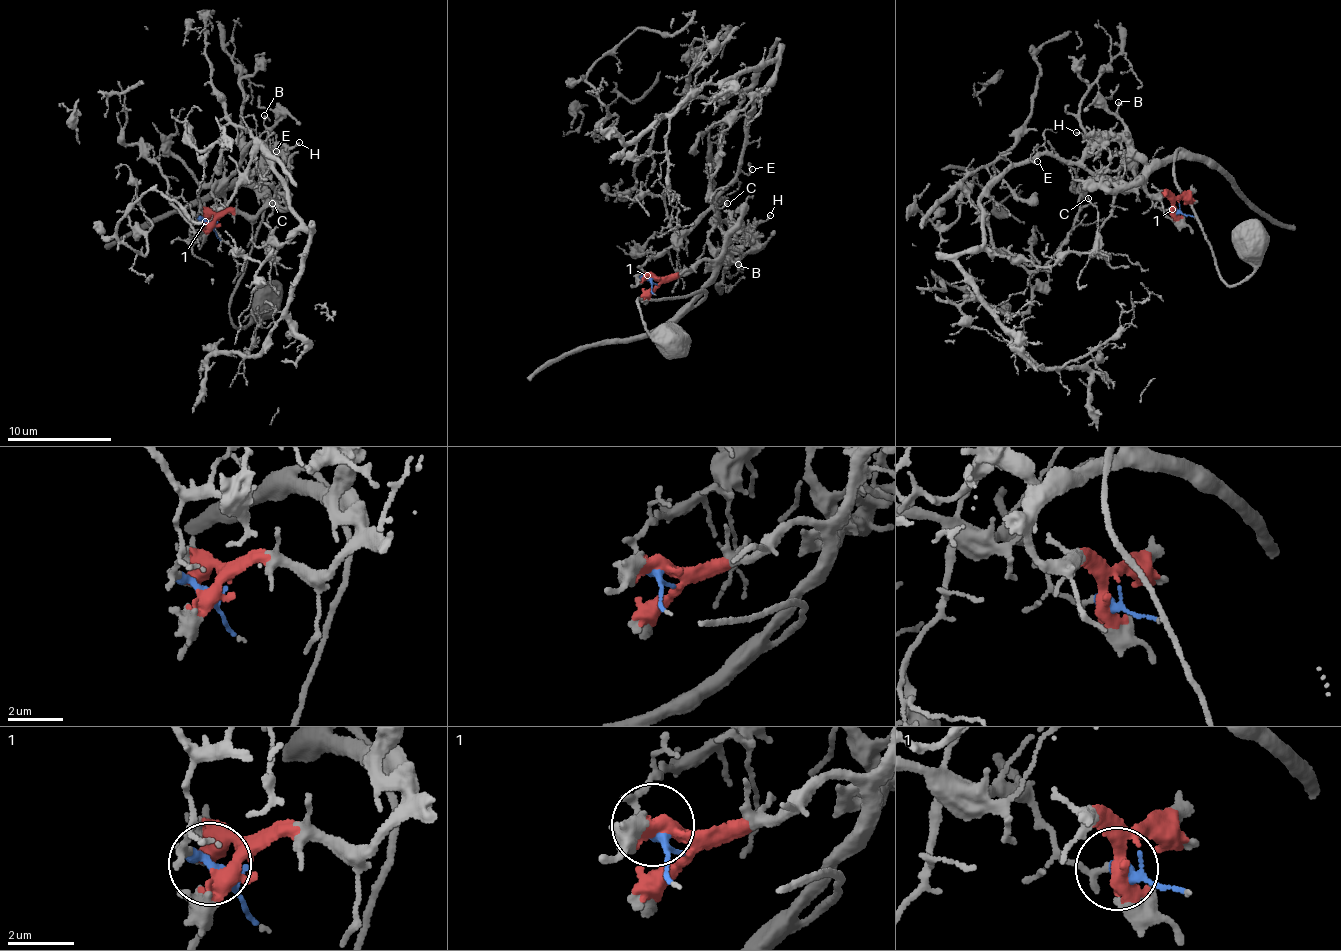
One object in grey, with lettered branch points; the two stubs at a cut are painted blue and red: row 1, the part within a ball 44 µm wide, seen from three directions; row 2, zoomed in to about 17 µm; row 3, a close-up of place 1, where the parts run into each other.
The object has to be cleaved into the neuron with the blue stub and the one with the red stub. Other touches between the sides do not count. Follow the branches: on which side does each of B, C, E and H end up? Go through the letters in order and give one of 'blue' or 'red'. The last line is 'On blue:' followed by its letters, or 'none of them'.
B: red
C: blue
E: blue
H: red
On blue: C, E

